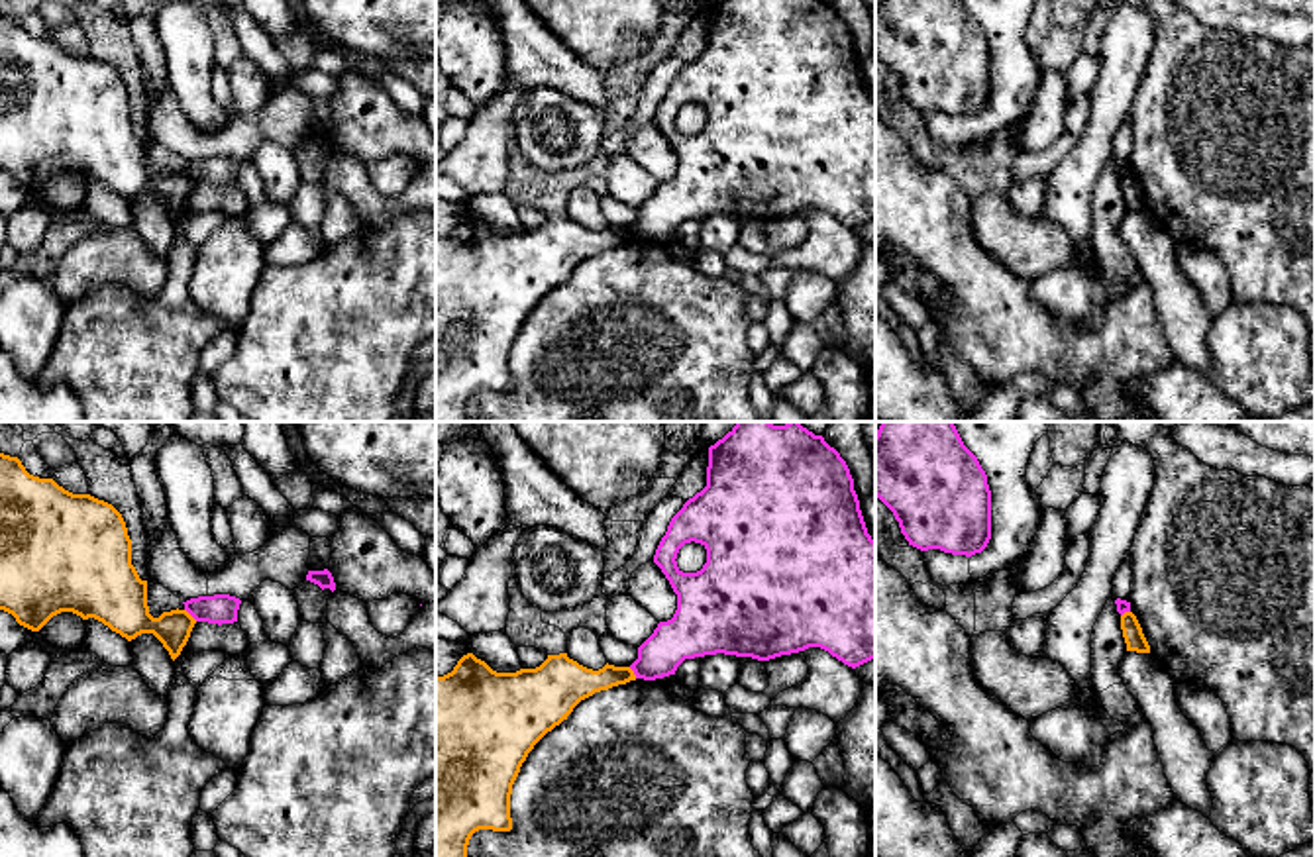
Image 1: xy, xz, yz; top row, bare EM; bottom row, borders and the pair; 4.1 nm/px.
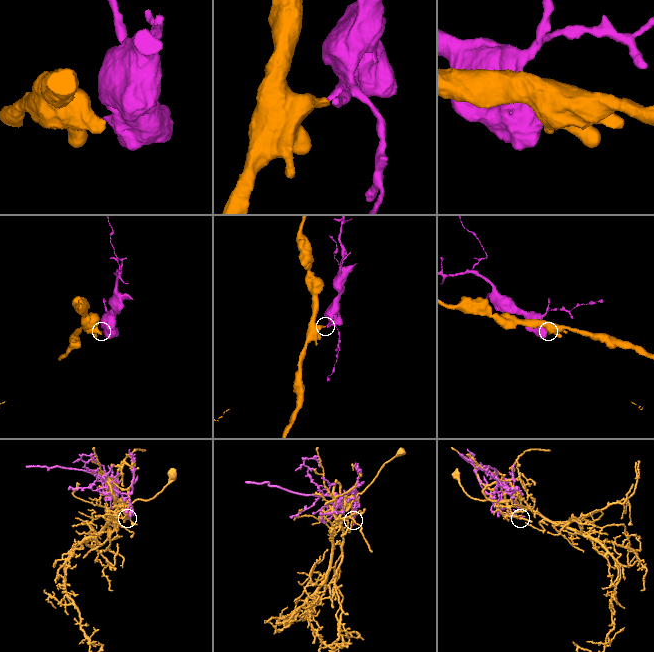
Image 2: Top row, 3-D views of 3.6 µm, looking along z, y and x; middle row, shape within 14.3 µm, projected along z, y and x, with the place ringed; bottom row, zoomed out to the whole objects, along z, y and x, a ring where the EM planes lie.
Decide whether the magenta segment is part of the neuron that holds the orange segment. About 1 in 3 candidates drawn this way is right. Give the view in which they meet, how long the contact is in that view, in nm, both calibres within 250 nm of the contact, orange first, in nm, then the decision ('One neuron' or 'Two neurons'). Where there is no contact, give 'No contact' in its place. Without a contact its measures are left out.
Touches orange in xy. Shared border 80 nm. Thickness 180 nm (orange) against 130 nm. Two neurons

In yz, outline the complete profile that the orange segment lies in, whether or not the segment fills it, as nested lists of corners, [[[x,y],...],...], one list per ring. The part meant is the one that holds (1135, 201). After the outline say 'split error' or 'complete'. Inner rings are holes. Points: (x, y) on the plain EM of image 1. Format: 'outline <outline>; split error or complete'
outline [[[1132,173],[1121,176],[1121,190],[1127,204],[1127,212],[1150,214],[1150,206],[1142,194],[1142,188]]]; complete

